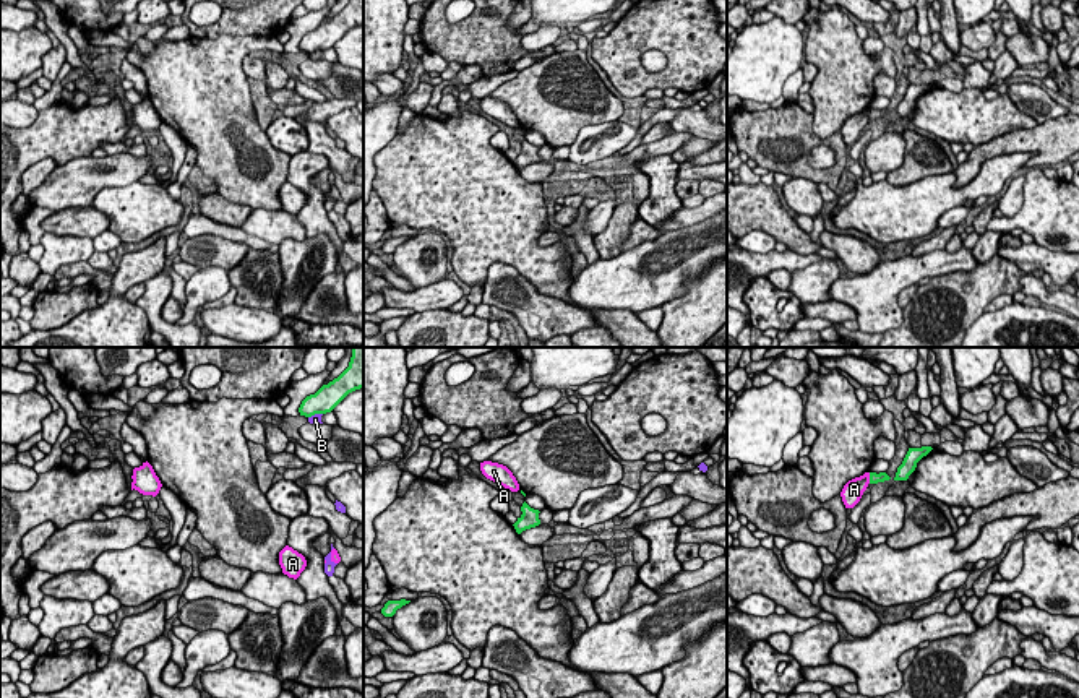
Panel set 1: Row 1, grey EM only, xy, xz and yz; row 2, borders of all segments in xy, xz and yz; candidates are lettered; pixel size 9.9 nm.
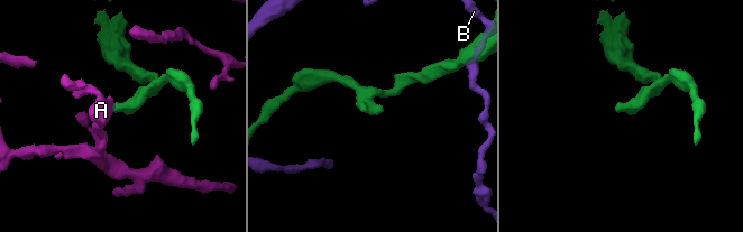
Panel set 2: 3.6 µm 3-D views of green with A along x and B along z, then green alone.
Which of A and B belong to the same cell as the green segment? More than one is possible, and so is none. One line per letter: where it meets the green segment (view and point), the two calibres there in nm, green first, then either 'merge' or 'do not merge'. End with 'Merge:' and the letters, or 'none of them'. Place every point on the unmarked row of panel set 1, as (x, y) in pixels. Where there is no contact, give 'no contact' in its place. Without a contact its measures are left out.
A: meets green in yz at (870, 114); 100 nm thick on the green side, 200 nm on the other; do not merge
B: meets green in xy at (315, 49); 240 nm thick on the green side, 100 nm on the other; do not merge
Merge: none of them

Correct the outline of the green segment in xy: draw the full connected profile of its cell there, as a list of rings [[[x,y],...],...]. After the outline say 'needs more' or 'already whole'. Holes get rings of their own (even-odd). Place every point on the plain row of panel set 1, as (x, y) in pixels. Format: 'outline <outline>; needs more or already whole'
outline [[[349,0],[337,15],[307,32],[299,49],[305,54],[331,49],[349,29],[360,24],[363,24],[363,0]]]; already whole

